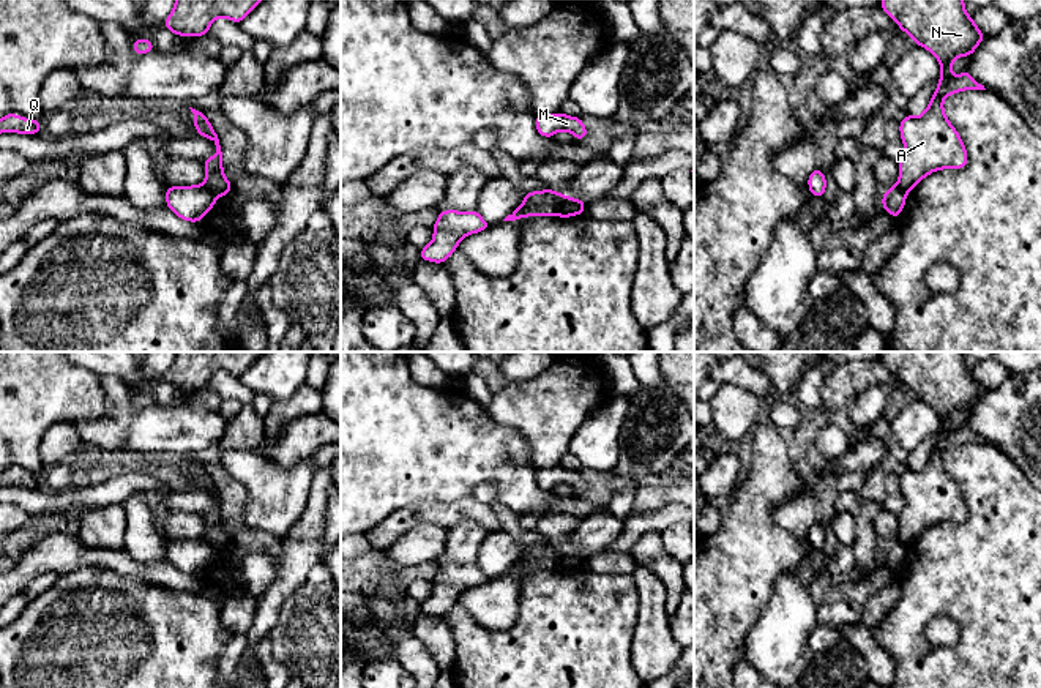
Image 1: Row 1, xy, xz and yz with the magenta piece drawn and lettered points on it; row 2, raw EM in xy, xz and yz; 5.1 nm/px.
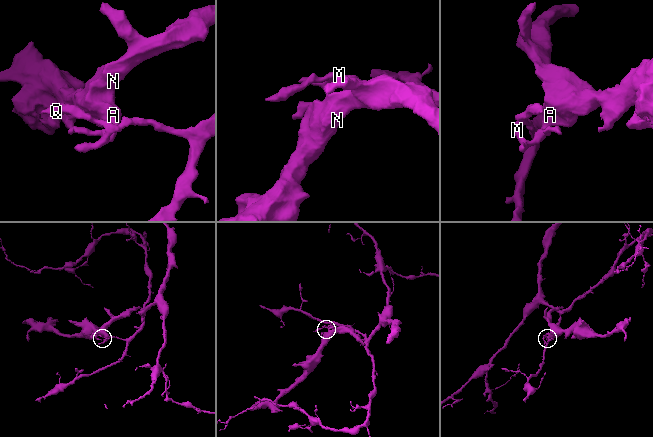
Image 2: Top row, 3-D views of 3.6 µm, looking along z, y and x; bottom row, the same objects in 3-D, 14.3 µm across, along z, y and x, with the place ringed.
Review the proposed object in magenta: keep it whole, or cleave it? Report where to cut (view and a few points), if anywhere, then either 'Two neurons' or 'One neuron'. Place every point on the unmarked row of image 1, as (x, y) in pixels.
Split along xz (568, 551), (554, 567). Two neurons

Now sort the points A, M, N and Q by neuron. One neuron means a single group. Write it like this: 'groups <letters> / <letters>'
groups A N / M Q

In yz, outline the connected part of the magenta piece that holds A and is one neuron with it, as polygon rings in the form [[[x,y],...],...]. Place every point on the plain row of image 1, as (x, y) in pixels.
[[[882,352],[880,360],[904,387],[909,387],[915,393],[916,399],[932,406],[942,420],[942,429],[937,434],[938,442],[934,445],[927,462],[920,470],[907,467],[899,477],[905,505],[897,514],[901,525],[896,540],[909,546],[931,525],[940,522],[964,522],[967,519],[968,510],[965,499],[943,466],[943,453],[948,448],[964,443],[986,443],[984,439],[978,437],[968,428],[968,423],[957,431],[951,426],[953,415],[961,409],[970,412],[986,390],[975,379],[973,371],[965,366],[964,352]]]

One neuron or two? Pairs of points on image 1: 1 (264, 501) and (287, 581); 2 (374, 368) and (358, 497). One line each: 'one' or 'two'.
1: two
2: one

